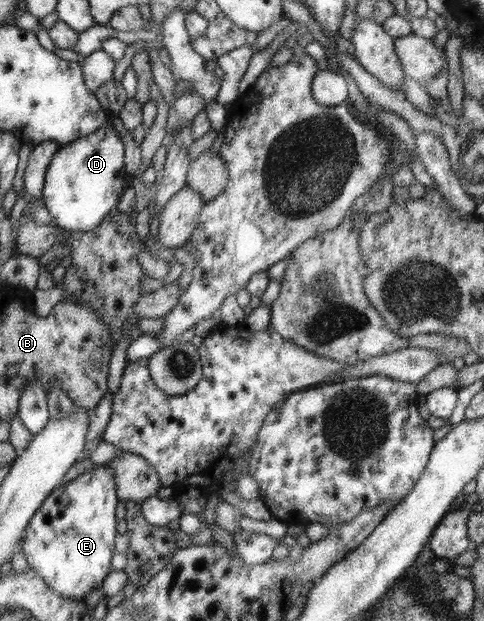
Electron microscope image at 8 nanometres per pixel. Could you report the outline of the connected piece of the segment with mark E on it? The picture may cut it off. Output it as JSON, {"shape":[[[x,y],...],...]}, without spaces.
{"shape":[[[96,465],[72,482],[66,482],[60,488],[53,490],[42,503],[38,512],[34,513],[28,528],[25,530],[22,544],[22,554],[29,568],[44,579],[44,582],[62,598],[85,598],[93,588],[101,586],[104,579],[112,571],[110,562],[115,551],[116,506],[118,495],[109,465]]]}

